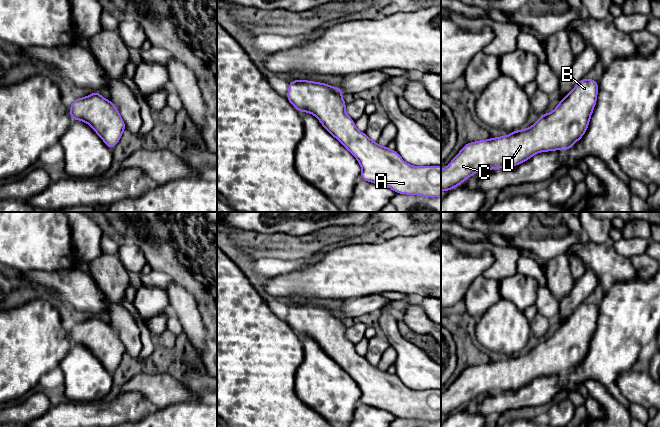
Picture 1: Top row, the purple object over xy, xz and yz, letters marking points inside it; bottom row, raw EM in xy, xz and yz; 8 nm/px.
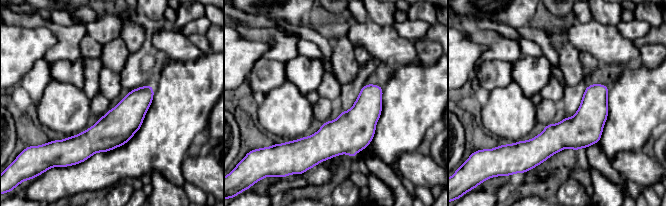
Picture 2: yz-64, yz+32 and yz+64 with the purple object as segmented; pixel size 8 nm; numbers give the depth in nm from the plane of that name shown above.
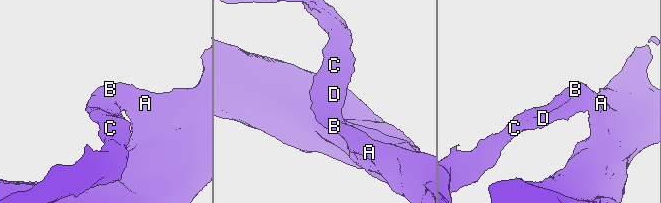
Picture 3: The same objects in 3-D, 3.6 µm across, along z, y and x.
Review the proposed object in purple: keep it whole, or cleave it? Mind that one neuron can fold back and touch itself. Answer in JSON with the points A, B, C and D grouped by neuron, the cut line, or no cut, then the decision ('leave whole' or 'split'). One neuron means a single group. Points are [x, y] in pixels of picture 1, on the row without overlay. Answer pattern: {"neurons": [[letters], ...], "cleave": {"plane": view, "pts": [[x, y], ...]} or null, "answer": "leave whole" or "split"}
{"neurons": [["A", "B", "C", "D"]], "cleave": null, "answer": "leave whole"}

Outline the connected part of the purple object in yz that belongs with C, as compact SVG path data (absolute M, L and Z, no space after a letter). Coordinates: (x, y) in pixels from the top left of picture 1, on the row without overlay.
M581 303L551 337L545 337L528 353L509 359L467 367L441 394L441 416L450 415L479 395L517 390L536 377L569 374L586 357L598 319L598 305Z

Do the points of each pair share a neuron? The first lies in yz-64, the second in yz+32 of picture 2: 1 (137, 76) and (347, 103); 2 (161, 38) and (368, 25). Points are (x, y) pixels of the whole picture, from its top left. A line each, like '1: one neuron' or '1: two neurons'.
1: one neuron
2: one neuron

